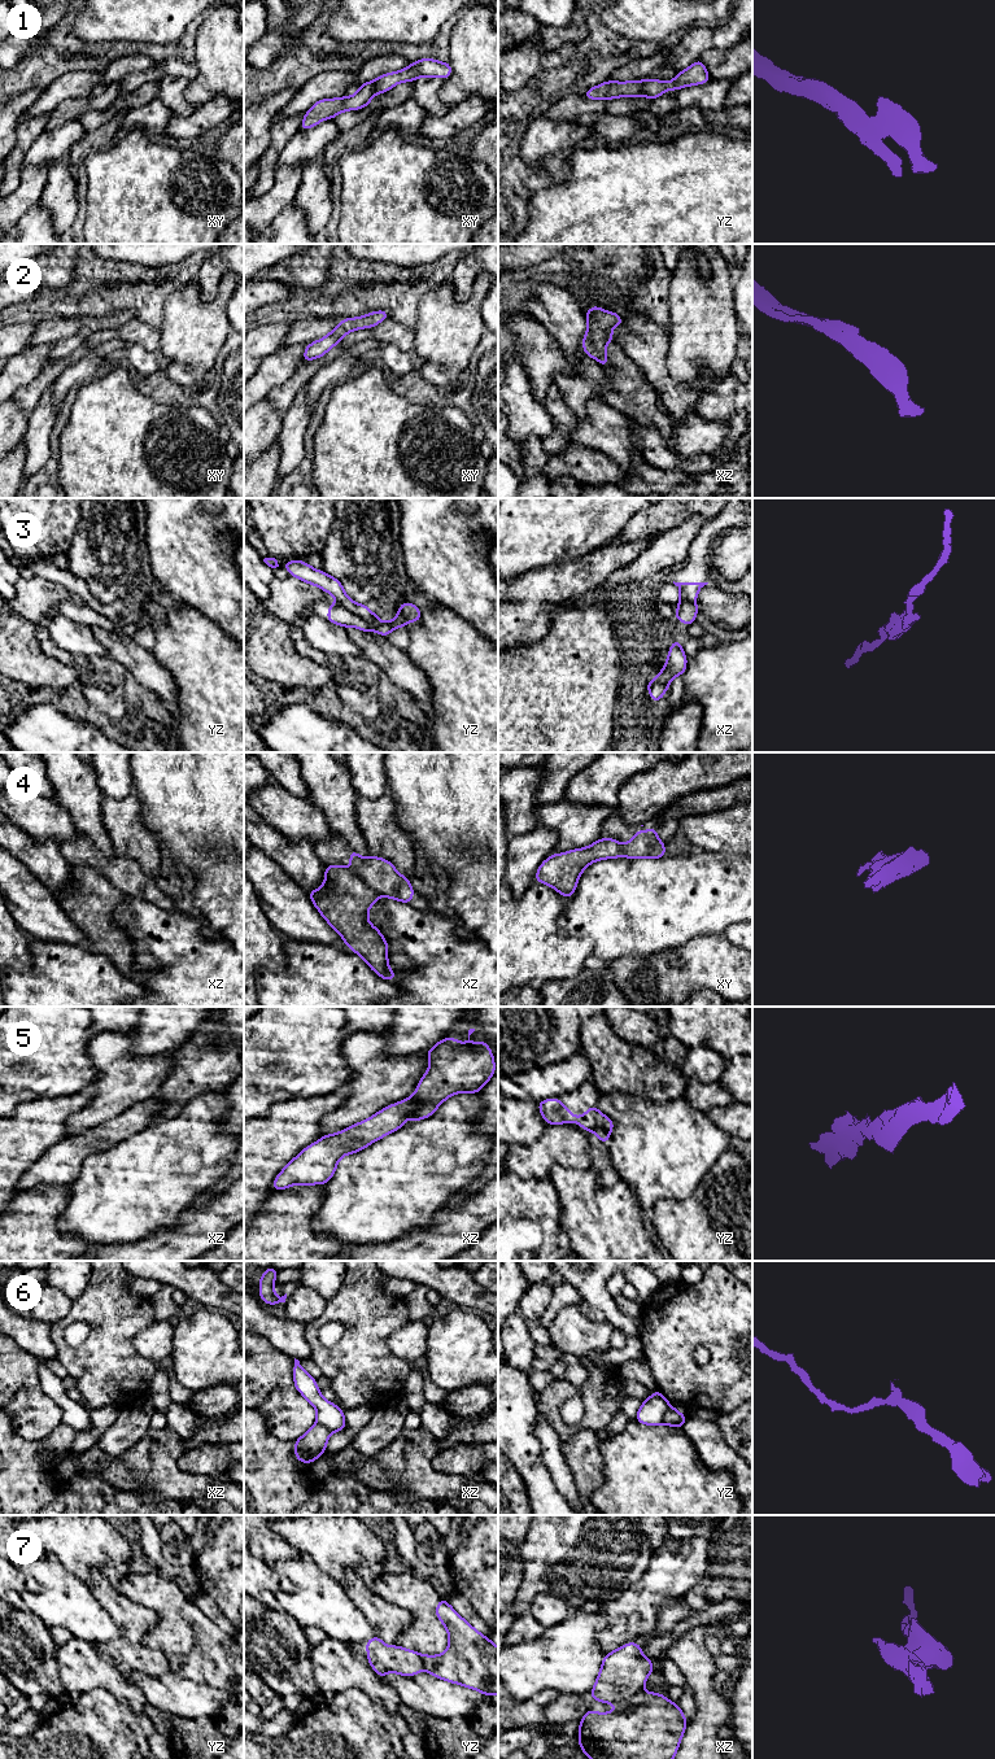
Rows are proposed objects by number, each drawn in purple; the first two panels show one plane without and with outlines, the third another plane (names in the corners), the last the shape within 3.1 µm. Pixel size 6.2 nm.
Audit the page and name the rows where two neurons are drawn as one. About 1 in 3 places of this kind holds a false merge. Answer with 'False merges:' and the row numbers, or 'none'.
False merges: 1, 3, 4, 5, 6, 7

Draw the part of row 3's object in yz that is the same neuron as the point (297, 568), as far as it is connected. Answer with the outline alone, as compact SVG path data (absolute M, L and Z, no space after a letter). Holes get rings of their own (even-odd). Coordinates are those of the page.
M298 559L285 562L283 567L288 569L291 576L294 576L310 585L317 585L322 590L332 594L337 599L339 604L367 621L371 627L378 627L381 623L378 614L372 614L363 603L354 603L346 595L340 580L323 571L318 571Z

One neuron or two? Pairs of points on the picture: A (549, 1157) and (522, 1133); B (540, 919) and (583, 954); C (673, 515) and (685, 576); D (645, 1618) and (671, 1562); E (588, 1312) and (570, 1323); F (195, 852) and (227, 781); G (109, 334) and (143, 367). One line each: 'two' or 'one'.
A: two
B: one
C: two
D: one
E: two
F: one
G: two

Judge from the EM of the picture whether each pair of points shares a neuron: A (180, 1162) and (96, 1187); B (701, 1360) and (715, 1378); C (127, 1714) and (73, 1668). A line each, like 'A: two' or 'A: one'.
A: one
B: two
C: two

